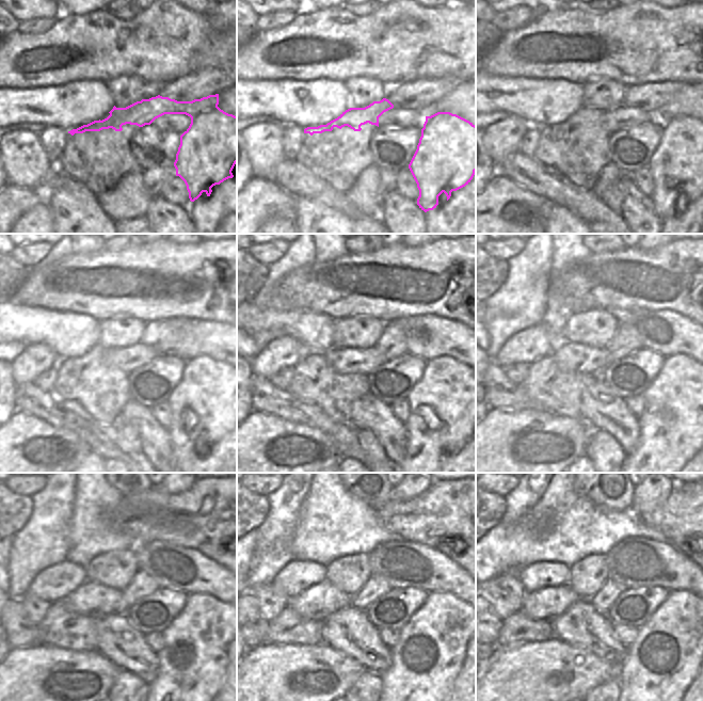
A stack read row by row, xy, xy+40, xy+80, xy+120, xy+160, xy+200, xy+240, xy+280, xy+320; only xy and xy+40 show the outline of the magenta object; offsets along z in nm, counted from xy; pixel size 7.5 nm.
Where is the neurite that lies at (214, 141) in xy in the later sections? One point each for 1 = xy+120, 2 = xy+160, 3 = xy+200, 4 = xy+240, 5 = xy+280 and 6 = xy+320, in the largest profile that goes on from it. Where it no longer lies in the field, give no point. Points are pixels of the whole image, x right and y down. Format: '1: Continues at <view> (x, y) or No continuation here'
1: Continues at xy+120 (212, 398)
2: Continues at xy+160 (450, 399)
3: Continues at xy+200 (680, 403)
4: Continues at xy+240 (192, 665)
5: Continues at xy+280 (426, 660)
6: Continues at xy+320 (666, 656).

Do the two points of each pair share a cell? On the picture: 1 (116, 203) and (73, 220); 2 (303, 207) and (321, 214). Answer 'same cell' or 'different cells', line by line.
1: different cells
2: same cell

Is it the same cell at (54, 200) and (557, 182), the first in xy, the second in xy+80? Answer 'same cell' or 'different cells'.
different cells

